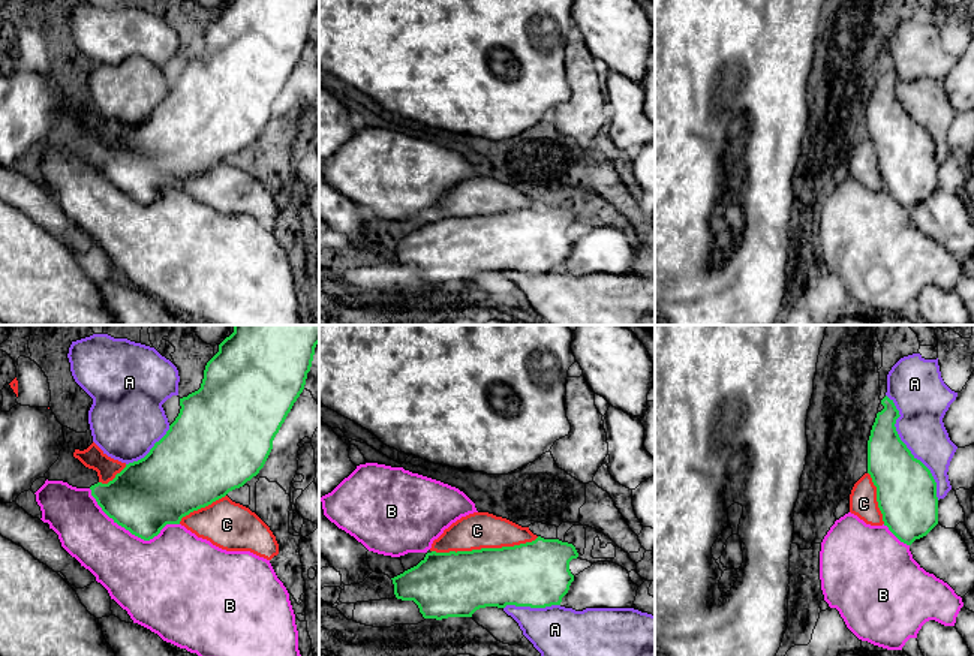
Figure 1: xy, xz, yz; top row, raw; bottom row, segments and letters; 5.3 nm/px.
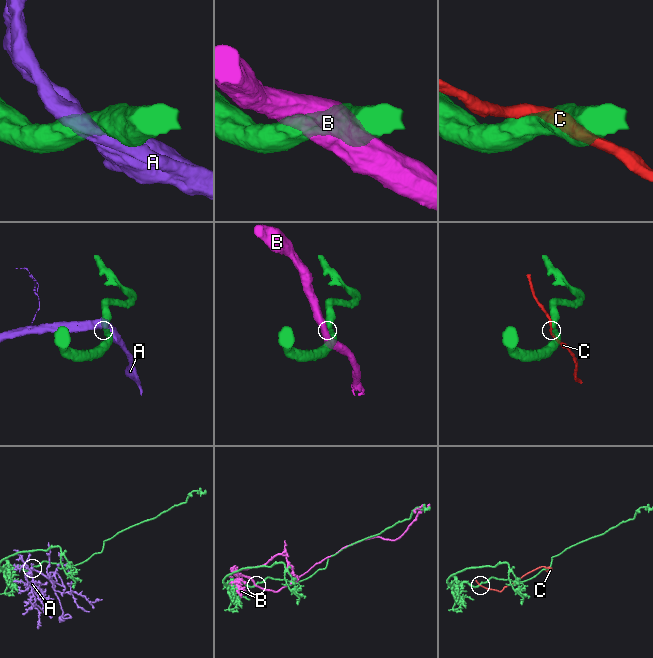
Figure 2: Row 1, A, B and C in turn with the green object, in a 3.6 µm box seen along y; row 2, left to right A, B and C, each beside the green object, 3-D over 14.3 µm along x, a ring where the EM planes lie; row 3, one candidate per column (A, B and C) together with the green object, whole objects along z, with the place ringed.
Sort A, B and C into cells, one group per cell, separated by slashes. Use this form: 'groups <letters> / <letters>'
groups A / B C

